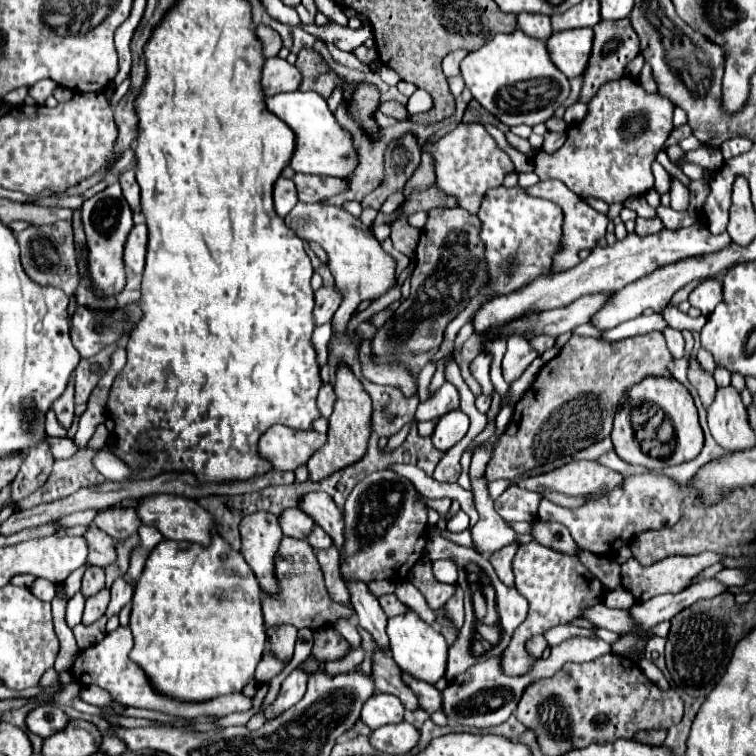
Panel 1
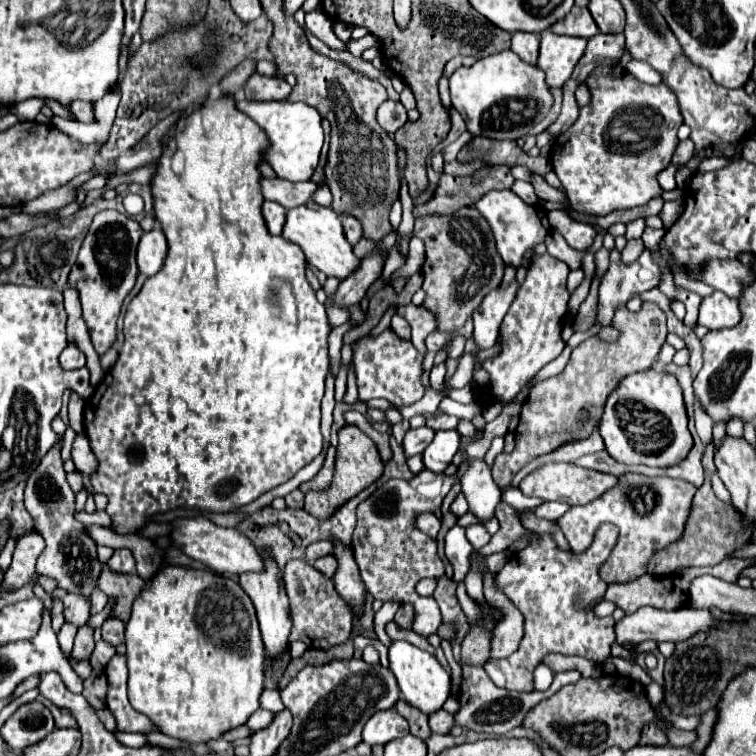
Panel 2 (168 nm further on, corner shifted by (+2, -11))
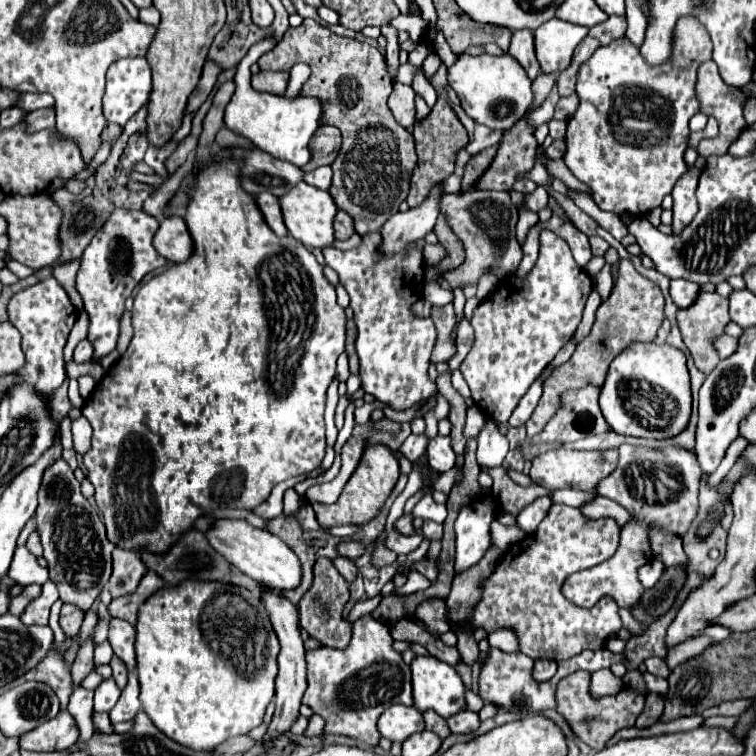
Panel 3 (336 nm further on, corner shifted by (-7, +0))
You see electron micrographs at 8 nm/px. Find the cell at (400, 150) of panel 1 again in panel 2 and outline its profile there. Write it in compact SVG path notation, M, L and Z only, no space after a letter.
M342 216L342 226L344 226L344 236L346 236L346 240L354 246L354 244L360 240L360 236L362 236L362 226L360 226L360 222L358 222L356 218L352 218L352 216Z

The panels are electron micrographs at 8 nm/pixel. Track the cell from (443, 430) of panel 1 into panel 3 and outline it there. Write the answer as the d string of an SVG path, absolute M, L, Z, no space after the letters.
M437 435L431 443L429 443L429 449L427 449L427 459L429 459L429 467L439 471L439 473L445 473L449 471L453 465L455 465L455 451L451 447L451 437L443 437L443 435Z

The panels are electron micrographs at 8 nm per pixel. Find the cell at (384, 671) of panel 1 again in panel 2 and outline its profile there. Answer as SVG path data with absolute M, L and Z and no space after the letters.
M398 700L398 704L396 704L396 712L400 712L400 716L404 716L404 718L408 720L408 724L410 724L410 732L412 732L414 736L426 740L426 738L432 734L430 726L428 726L428 716L424 716L420 710L412 708L412 706L406 704L404 700Z

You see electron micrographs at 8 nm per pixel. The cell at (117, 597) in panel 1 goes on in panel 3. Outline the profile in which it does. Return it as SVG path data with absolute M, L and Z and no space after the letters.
M111 617L109 621L109 643L117 657L121 657L127 665L127 669L135 669L135 627L129 621Z

